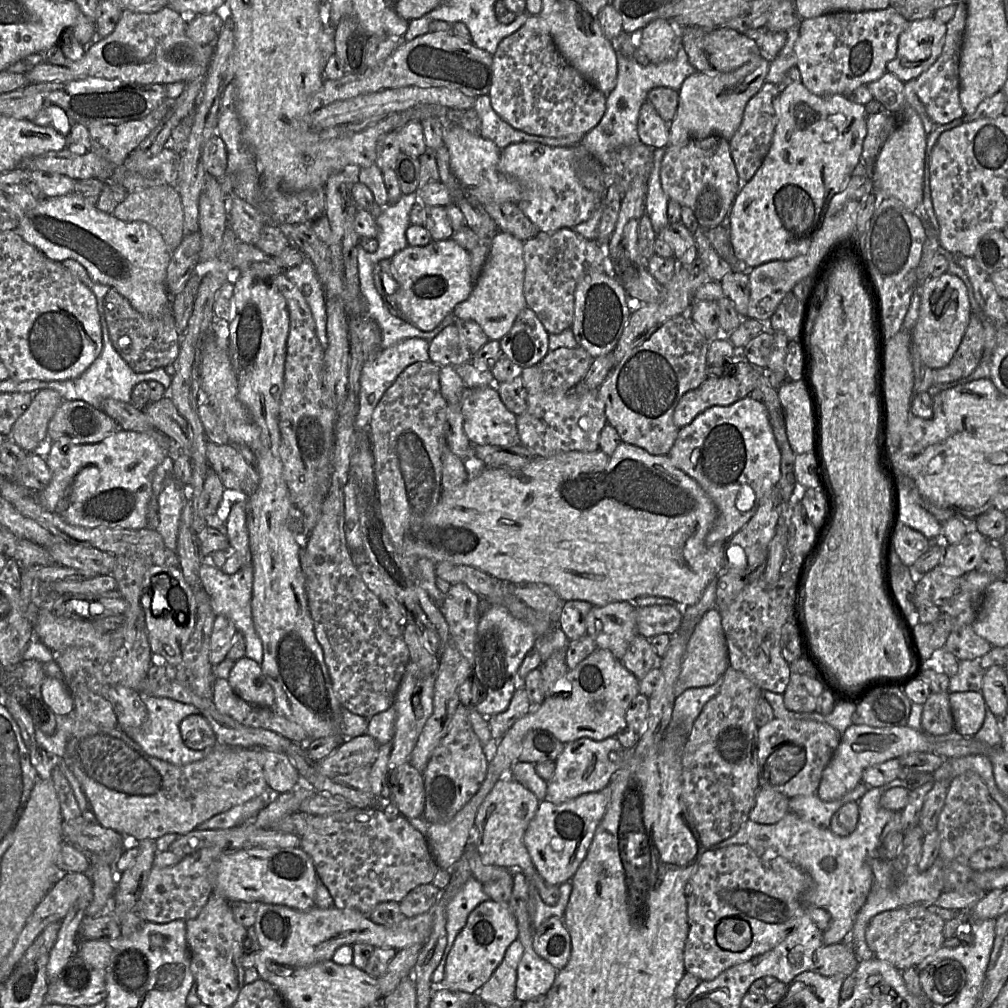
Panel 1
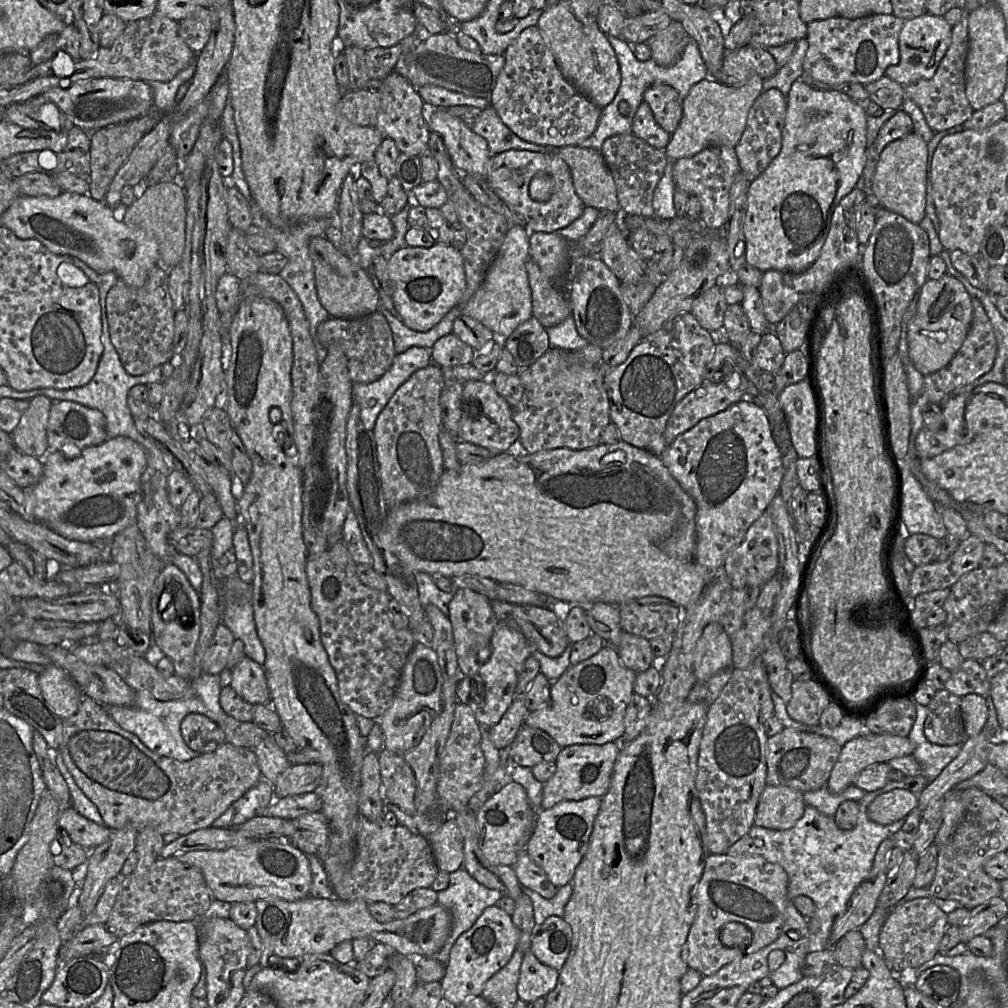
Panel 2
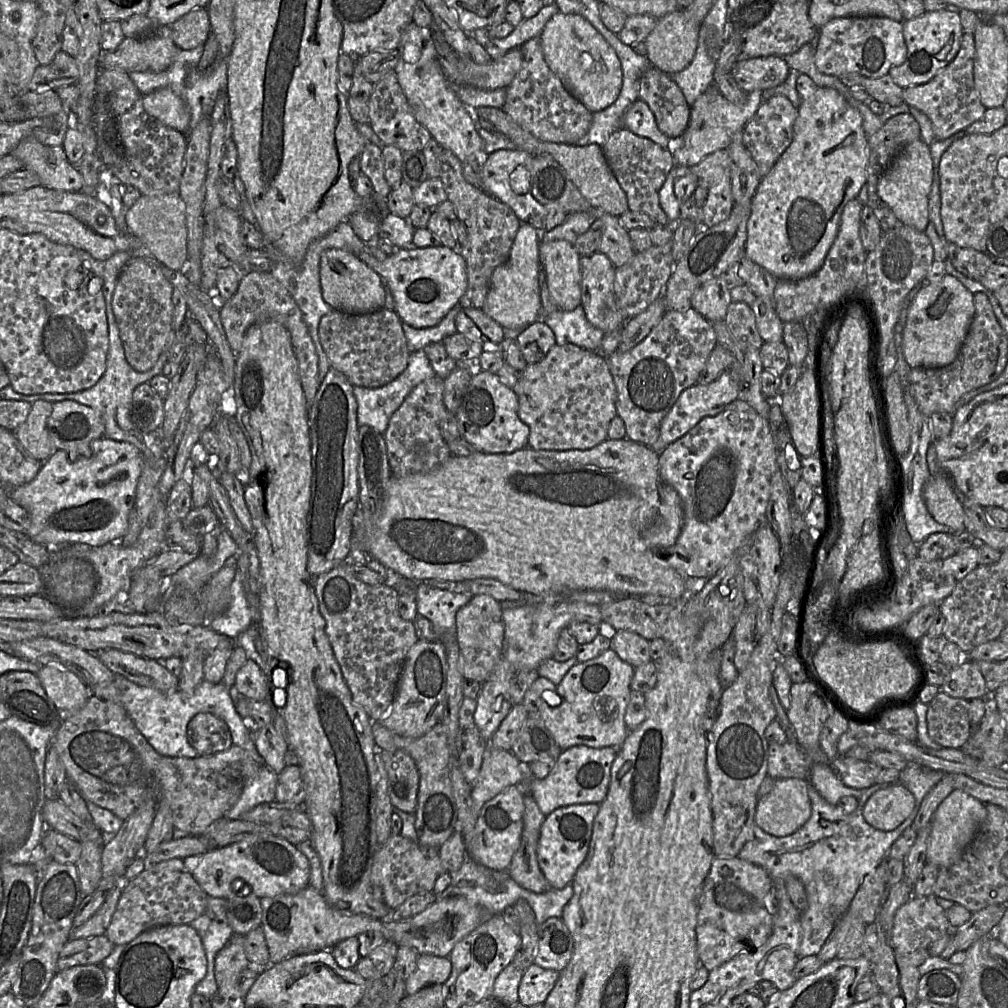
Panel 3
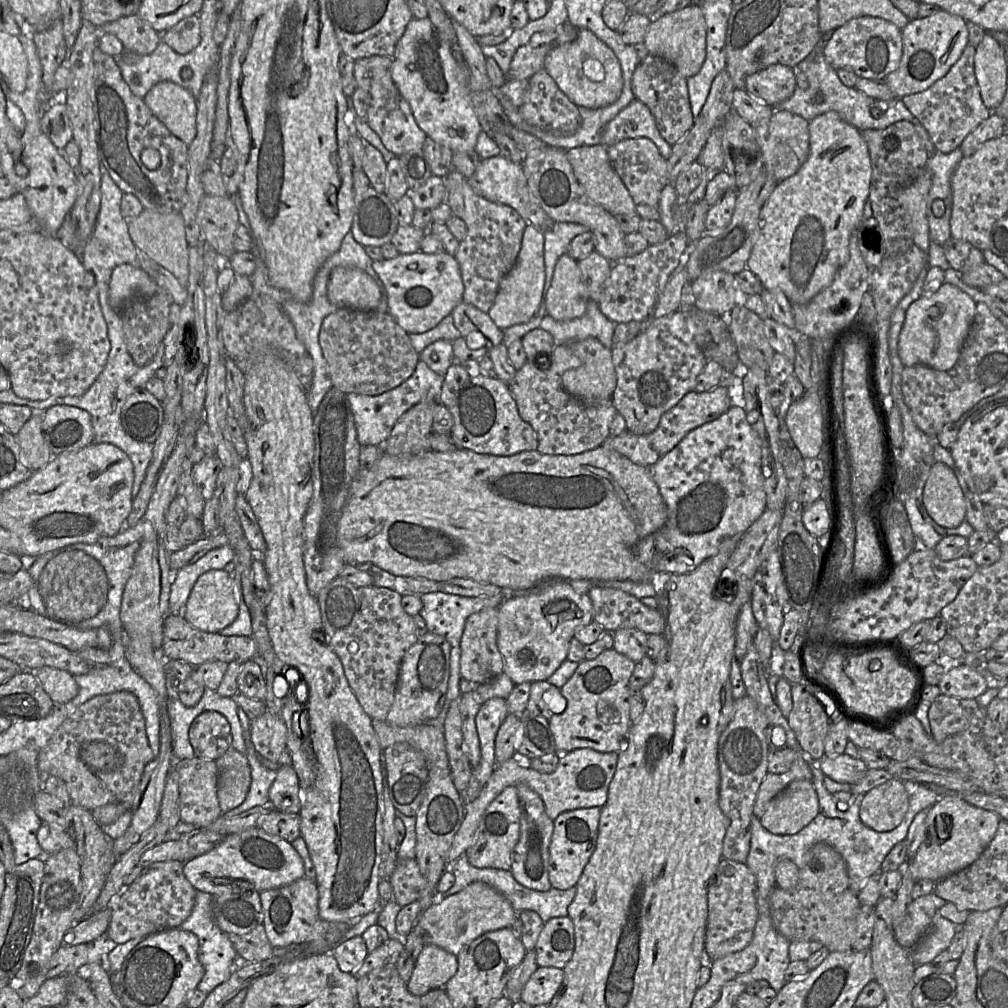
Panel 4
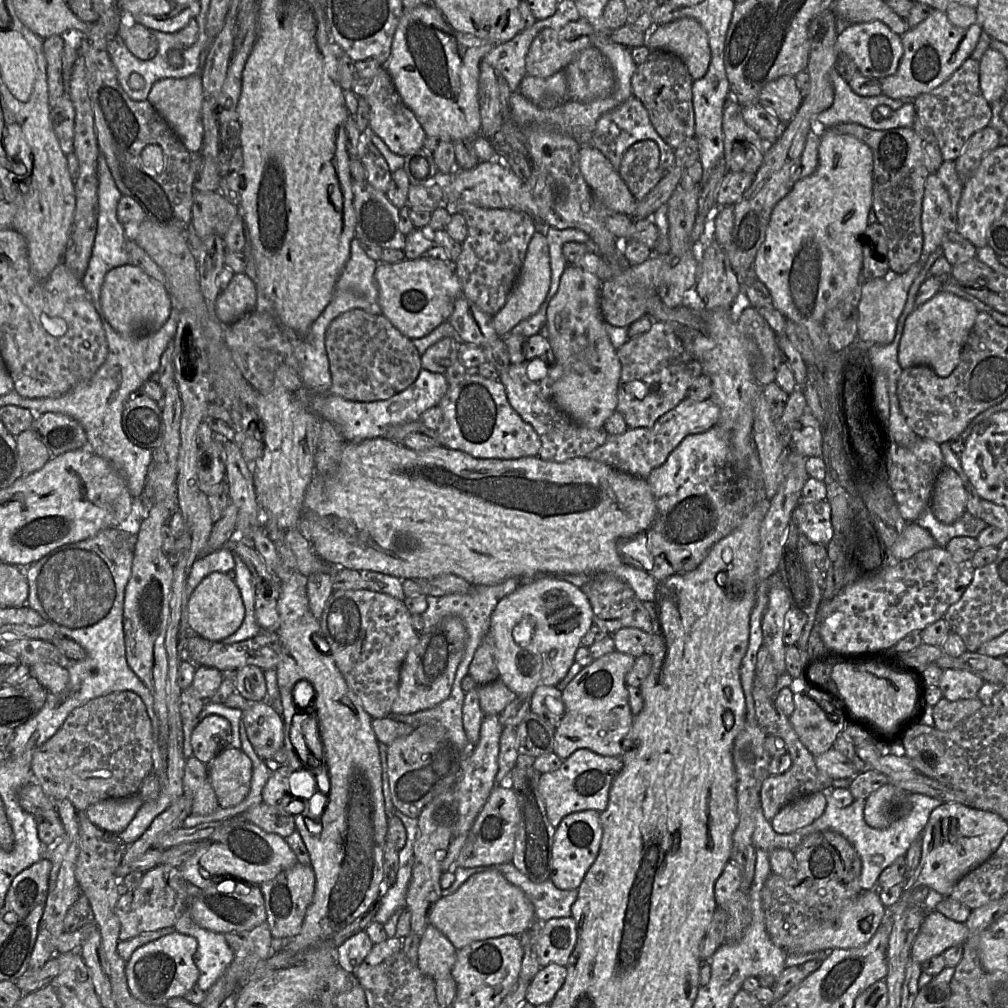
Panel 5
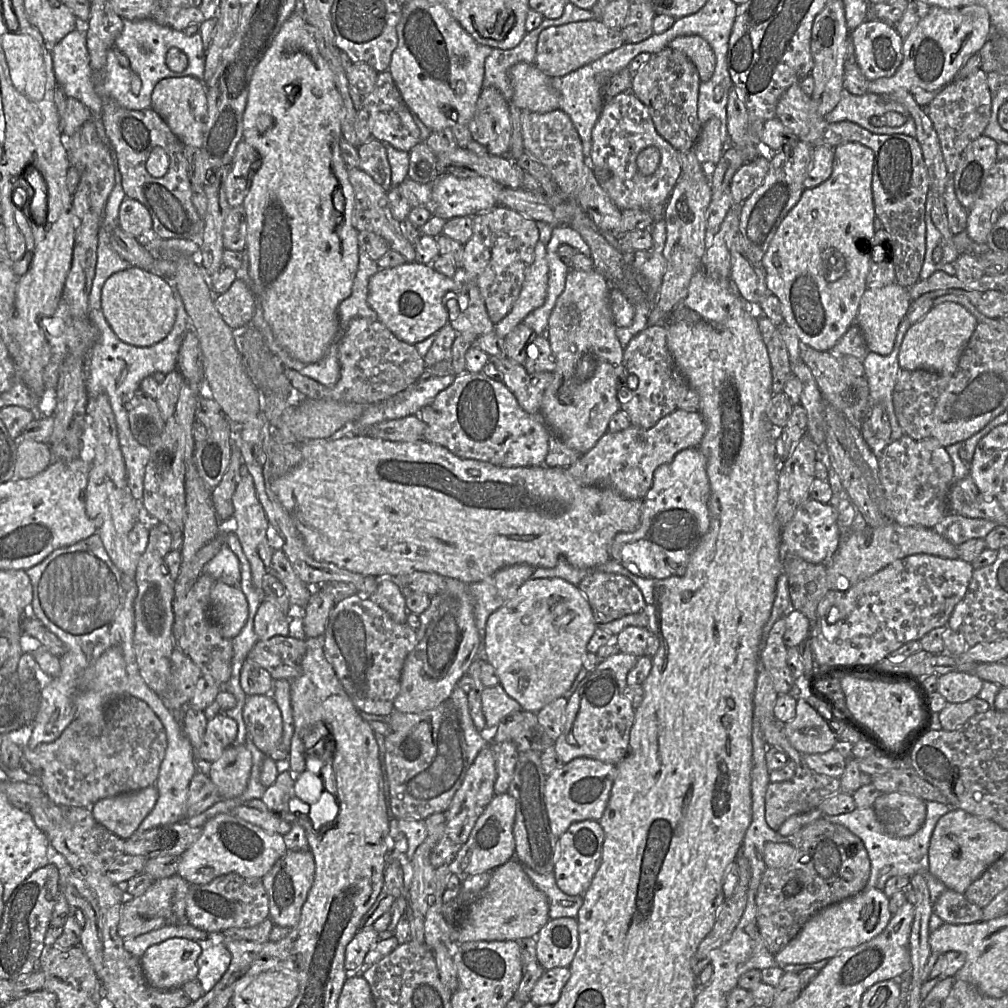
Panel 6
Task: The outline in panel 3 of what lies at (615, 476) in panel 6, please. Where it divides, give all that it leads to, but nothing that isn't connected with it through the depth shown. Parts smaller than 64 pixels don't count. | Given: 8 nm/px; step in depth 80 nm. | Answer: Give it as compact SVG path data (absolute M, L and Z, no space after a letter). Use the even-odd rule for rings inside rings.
M730 369L722 373L716 381L710 384L702 385L696 383L685 389L663 418L659 437L650 448L657 454L661 453L670 444L688 433L702 419L718 415L730 403L741 399L740 396L740 376L738 377L734 372L730 372Z

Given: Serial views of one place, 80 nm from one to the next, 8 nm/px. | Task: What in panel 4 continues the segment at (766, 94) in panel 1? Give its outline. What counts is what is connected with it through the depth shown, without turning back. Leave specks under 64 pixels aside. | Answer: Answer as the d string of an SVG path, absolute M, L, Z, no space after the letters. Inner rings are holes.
M774 107L774 112L766 123L754 127L754 134L762 151L763 167L778 180L795 174L809 156L809 122L802 116Z

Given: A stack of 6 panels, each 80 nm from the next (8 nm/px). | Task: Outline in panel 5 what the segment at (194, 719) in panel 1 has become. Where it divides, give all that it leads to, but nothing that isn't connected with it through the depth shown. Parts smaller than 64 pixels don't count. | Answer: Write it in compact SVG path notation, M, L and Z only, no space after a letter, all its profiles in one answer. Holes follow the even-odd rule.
M210 714L199 720L191 734L193 755L209 764L224 749L231 746L232 726L225 717Z

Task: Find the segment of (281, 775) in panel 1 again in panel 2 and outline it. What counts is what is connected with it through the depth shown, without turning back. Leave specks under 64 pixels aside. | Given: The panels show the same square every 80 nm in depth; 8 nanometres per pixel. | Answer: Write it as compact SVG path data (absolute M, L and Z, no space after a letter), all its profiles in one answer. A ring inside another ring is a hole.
M271 733L254 748L254 752L259 762L262 778L273 785L279 775L291 765Z

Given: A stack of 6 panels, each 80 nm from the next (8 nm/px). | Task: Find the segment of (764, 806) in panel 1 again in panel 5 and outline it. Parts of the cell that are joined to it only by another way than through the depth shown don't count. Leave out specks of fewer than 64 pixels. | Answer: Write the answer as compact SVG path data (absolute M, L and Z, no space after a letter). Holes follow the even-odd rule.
M822 792L802 796L785 805L771 820L771 826L780 834L793 833L819 818L826 805Z

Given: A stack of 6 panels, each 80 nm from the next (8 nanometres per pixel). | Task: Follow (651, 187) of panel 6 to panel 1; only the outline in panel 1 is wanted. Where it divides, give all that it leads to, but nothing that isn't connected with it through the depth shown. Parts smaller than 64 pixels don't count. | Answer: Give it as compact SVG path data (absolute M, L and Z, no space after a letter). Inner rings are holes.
M648 100L640 108L637 132L641 142L648 147L665 149L668 146L669 124L659 116Z

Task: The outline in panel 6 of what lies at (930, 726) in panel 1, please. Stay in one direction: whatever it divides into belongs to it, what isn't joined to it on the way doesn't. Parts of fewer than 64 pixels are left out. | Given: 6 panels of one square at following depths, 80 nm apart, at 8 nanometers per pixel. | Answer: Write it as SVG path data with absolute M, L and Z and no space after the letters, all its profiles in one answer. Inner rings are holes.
M978 697L963 703L947 703L938 713L942 729L954 731L963 726L971 717L989 710L989 704Z

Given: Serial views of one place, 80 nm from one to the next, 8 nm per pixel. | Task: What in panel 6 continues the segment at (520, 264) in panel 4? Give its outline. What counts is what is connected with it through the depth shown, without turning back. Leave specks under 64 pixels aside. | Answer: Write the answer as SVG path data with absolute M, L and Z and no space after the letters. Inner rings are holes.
M541 241L535 246L534 259L528 268L521 292L511 311L497 324L495 332L505 338L525 317L542 306L548 288L547 246Z

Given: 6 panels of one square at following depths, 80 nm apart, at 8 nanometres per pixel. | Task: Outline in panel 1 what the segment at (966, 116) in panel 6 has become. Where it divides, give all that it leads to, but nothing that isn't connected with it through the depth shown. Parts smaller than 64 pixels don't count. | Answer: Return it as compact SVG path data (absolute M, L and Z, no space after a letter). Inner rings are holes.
M963 1L956 4L954 16L946 23L945 40L939 57L926 71L915 79L915 92L923 103L927 115L935 125L947 124L965 115L959 98L959 61L966 17L966 3Z

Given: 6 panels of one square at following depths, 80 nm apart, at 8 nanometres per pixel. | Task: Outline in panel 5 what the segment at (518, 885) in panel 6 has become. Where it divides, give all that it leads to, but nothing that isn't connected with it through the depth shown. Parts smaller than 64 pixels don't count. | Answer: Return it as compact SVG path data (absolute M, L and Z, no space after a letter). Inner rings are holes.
M496 869L472 875L455 893L441 897L428 917L429 924L440 930L457 950L480 940L518 936L527 932L535 920L534 907L526 894Z

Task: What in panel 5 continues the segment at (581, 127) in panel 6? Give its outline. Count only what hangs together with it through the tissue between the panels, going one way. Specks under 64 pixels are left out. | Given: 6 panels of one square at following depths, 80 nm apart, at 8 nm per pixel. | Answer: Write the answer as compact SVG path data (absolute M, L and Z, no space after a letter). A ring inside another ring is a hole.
M563 71L550 77L526 75L521 80L518 92L532 103L539 103L545 94L557 94L562 99L569 99Z

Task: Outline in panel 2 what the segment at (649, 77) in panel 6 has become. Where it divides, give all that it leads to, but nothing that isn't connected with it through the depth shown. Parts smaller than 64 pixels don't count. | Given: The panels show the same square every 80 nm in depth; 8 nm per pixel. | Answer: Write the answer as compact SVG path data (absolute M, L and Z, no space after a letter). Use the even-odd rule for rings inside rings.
M662 83L651 85L643 93L643 101L651 108L656 122L670 135L681 121L682 100L677 90Z

